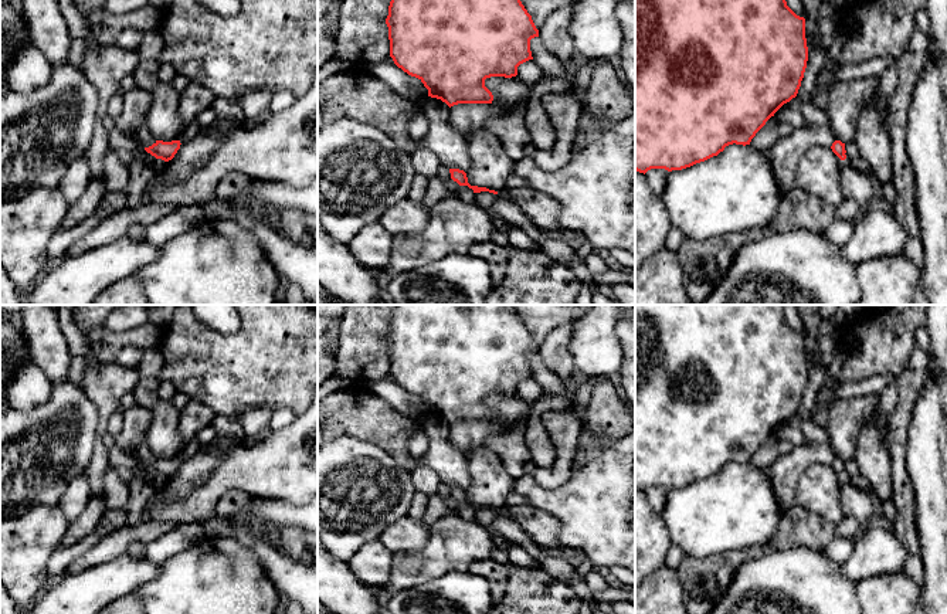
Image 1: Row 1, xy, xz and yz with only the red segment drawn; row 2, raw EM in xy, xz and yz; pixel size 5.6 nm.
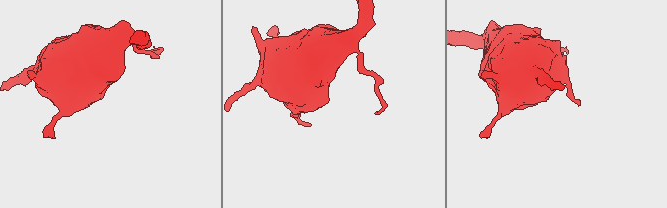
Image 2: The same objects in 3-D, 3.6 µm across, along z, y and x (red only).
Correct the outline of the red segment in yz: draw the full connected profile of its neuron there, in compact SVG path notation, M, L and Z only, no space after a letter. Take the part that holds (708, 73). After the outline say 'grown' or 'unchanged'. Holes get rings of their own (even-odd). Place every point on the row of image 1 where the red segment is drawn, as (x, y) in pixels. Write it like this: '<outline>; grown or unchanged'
M635 0L635 170L646 173L651 169L665 169L668 172L682 170L696 163L717 156L729 145L750 145L756 133L774 116L774 113L792 98L797 96L804 78L808 61L808 47L805 38L805 18L797 16L785 0Z; unchanged

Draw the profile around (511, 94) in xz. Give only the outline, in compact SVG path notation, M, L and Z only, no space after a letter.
M517 75L512 78L486 78L485 86L493 95L491 105L510 112L516 112L520 108L527 108L534 91L534 86L525 84Z

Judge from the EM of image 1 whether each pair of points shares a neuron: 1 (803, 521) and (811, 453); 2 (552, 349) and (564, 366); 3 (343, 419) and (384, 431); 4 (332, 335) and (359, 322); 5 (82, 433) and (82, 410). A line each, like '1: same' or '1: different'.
1: different
2: same
3: same
4: different
5: same

